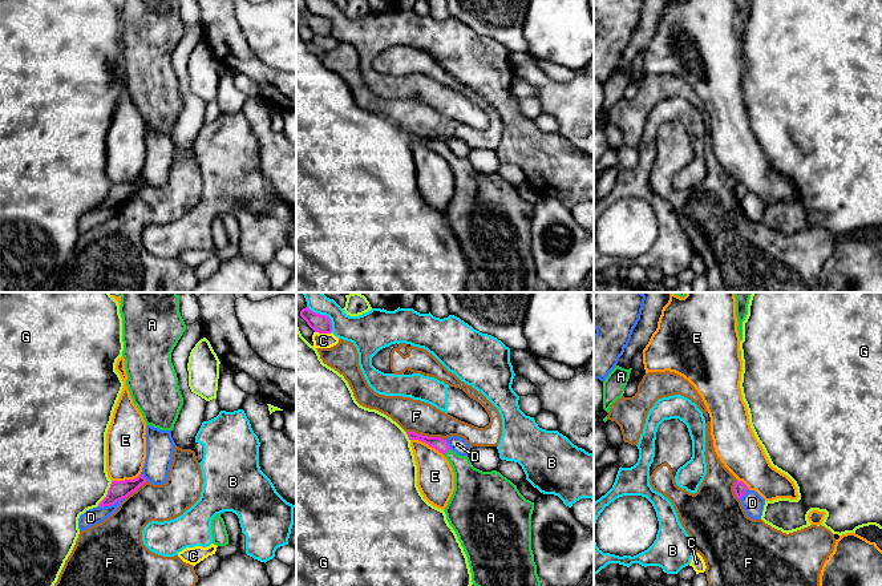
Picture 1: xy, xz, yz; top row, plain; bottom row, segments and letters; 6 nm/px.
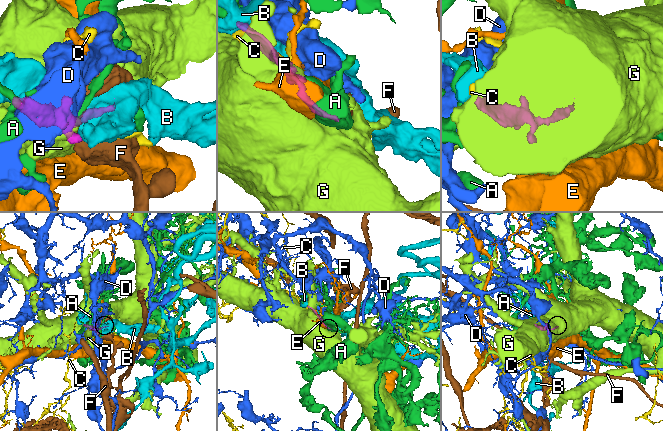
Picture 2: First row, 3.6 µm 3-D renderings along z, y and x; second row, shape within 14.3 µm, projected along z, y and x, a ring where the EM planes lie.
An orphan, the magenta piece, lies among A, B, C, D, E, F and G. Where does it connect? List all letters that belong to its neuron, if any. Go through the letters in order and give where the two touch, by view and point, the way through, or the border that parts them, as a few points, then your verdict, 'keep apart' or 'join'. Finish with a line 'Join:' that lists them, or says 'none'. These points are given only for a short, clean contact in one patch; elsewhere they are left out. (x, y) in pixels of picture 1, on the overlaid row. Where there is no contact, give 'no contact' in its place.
A: meets magenta in xz at (446, 451); runs through xz (439, 444), (446, 451), (461, 465), (470, 484); join
B: meets magenta in xz at (324, 315); keep apart
C: meets magenta in xz at (323, 332); keep apart
D: meets magenta in xy at (110, 504); keep apart
E: meets magenta in xz at (427, 443); border along xz (411, 439), (424, 441), (442, 455); keep apart
F: meets magenta in xz at (427, 436); keep apart
G: meets magenta in xy at (108, 493); keep apart
Join: A

